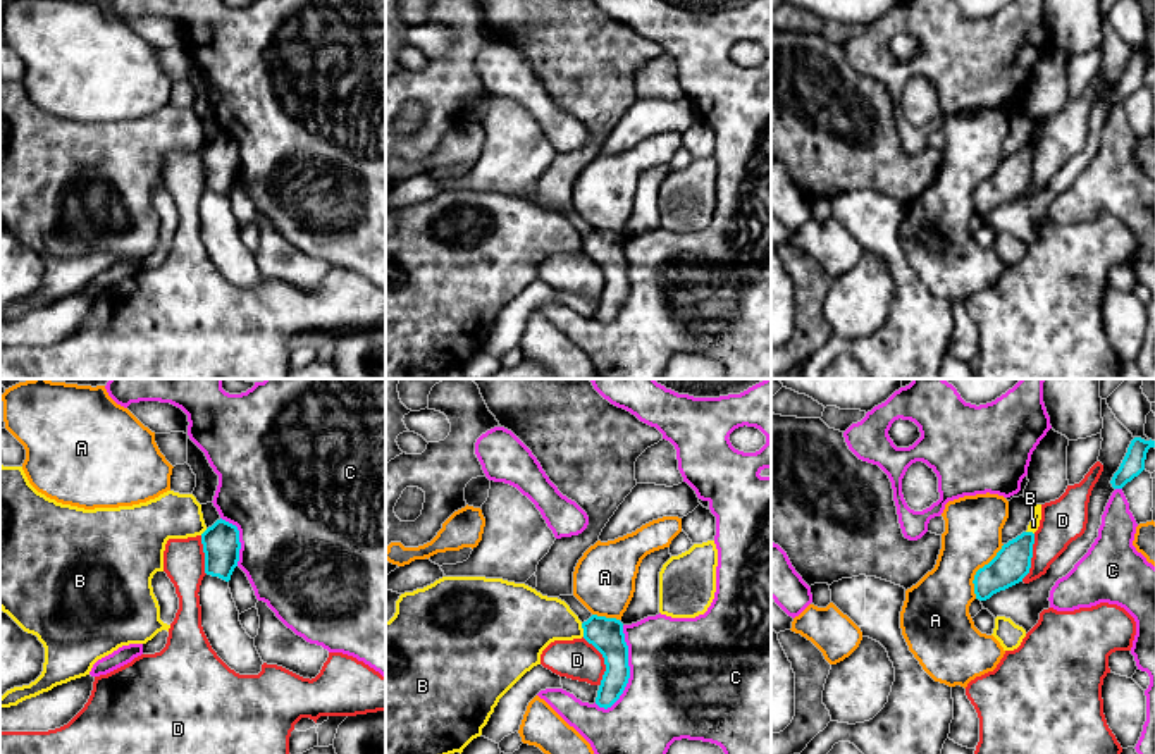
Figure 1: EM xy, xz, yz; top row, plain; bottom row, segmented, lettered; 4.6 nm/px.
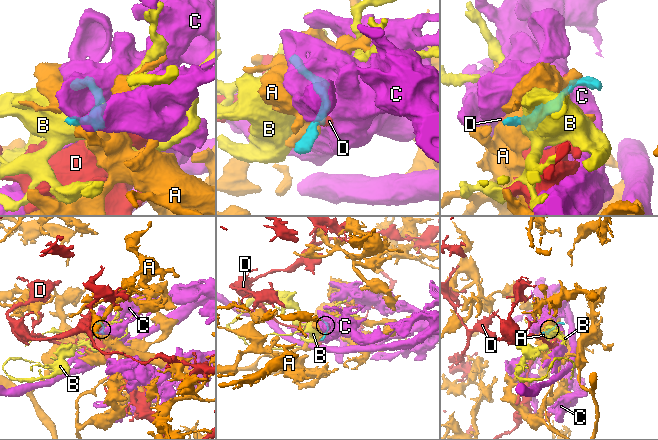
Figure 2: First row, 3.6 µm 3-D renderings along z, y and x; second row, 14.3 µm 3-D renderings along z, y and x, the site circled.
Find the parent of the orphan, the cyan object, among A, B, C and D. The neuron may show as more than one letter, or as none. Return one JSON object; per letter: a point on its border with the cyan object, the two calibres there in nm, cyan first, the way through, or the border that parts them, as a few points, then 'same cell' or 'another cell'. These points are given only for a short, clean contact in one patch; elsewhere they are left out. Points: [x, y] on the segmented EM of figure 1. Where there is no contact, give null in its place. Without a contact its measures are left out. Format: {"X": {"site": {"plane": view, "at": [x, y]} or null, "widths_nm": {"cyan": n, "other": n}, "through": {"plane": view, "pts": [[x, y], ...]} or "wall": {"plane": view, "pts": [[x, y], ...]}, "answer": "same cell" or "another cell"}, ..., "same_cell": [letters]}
{"A": {"site": {"plane": "yz", "at": [978, 570]}, "widths_nm": {"cyan": 170, "other": 280}, "wall": {"plane": "yz", "pts": [[1004, 544], [976, 572], [973, 580], [975, 598]]}, "answer": "another cell"}, "B": {"site": {"plane": "xz", "at": [584, 630]}, "widths_nm": {"cyan": 160, "other": 260}, "answer": "same cell"}, "C": {"site": {"plane": "xz", "at": [629, 668]}, "widths_nm": {"cyan": 160, "other": 500}, "answer": "another cell"}, "D": {"site": {"plane": "xz", "at": [605, 661]}, "widths_nm": {"cyan": 160, "other": 190}, "answer": "another cell"}, "same_cell": ["B"]}

